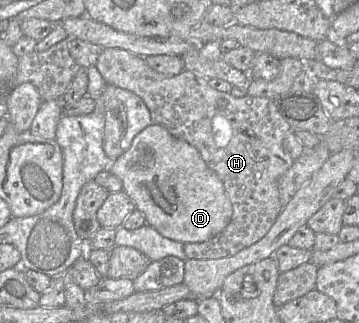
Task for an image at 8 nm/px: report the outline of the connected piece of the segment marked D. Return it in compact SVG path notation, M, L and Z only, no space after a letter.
M152 123L144 128L135 136L129 149L112 161L107 170L122 181L122 191L143 213L146 224L168 239L183 244L208 241L222 232L231 220L233 207L221 179L207 166L195 147L174 137L161 125Z

